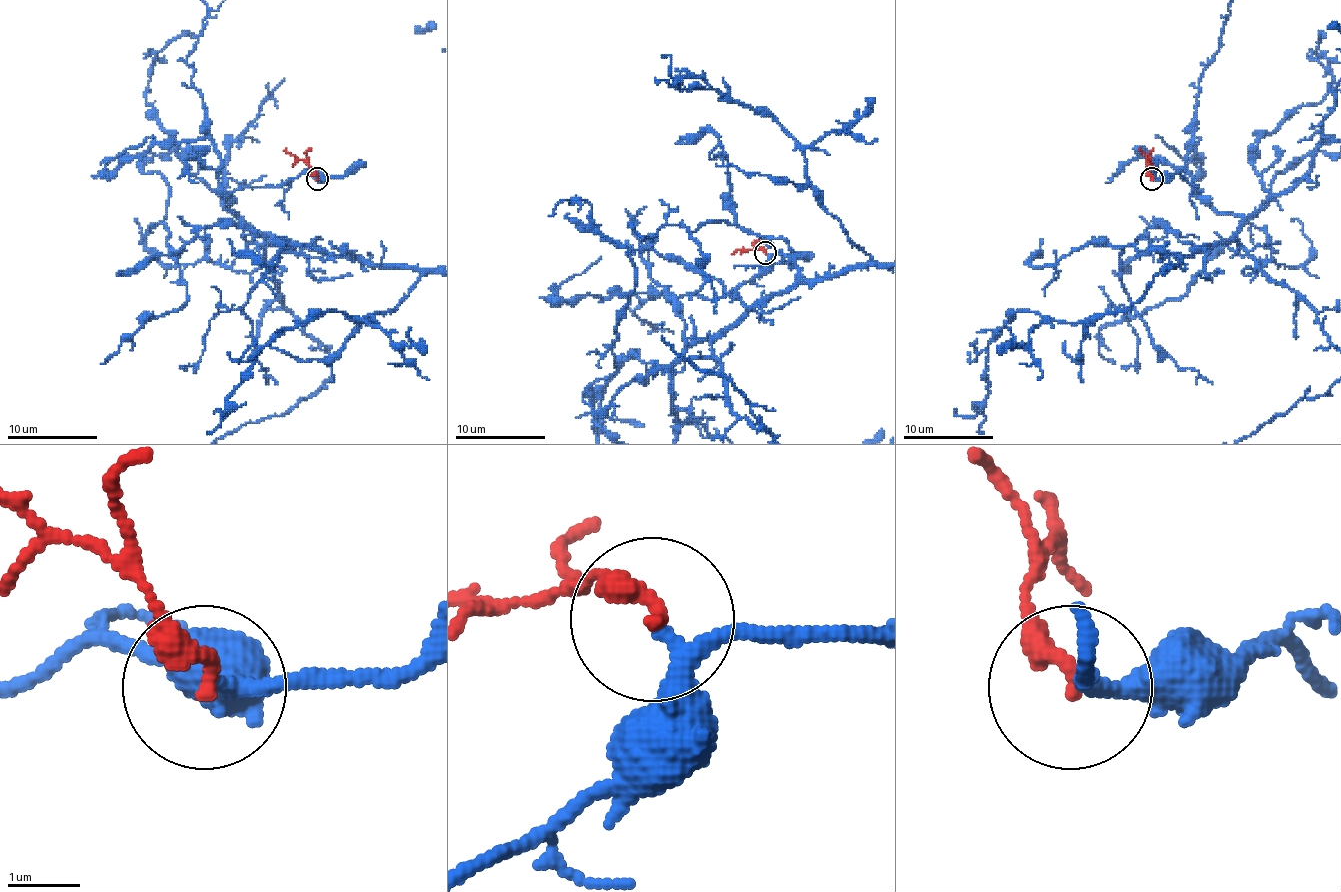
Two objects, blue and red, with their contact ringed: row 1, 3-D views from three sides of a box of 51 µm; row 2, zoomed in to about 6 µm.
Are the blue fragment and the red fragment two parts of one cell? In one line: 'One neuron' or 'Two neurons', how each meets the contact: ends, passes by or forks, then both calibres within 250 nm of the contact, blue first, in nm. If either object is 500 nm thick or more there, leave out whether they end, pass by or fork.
One neuron. At the ring blue passes by. At the ring red ends. Thickness 200 nm (blue) against 280 nm

